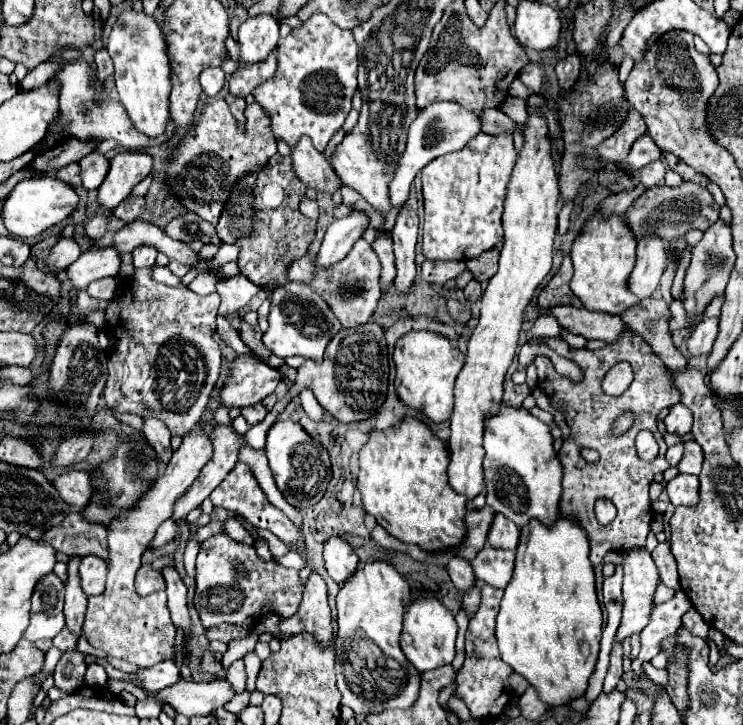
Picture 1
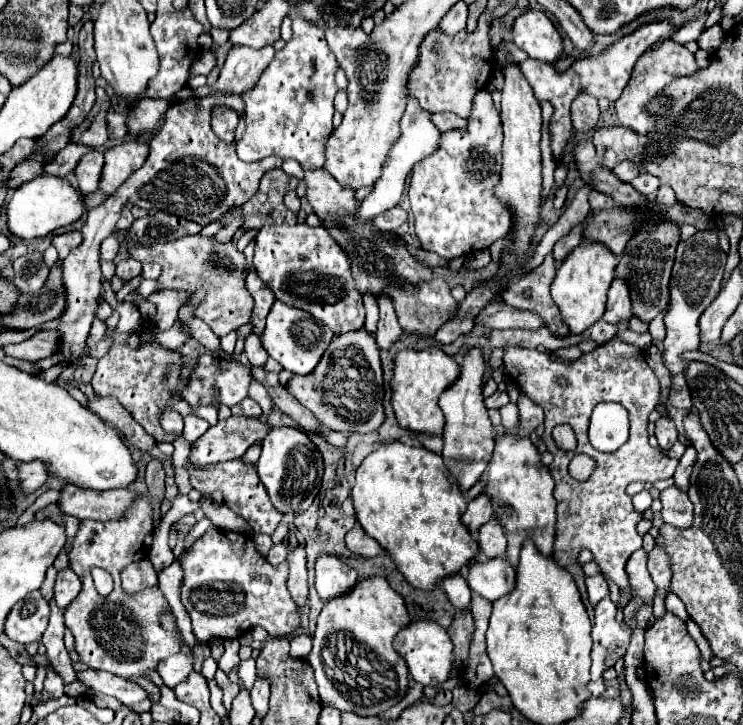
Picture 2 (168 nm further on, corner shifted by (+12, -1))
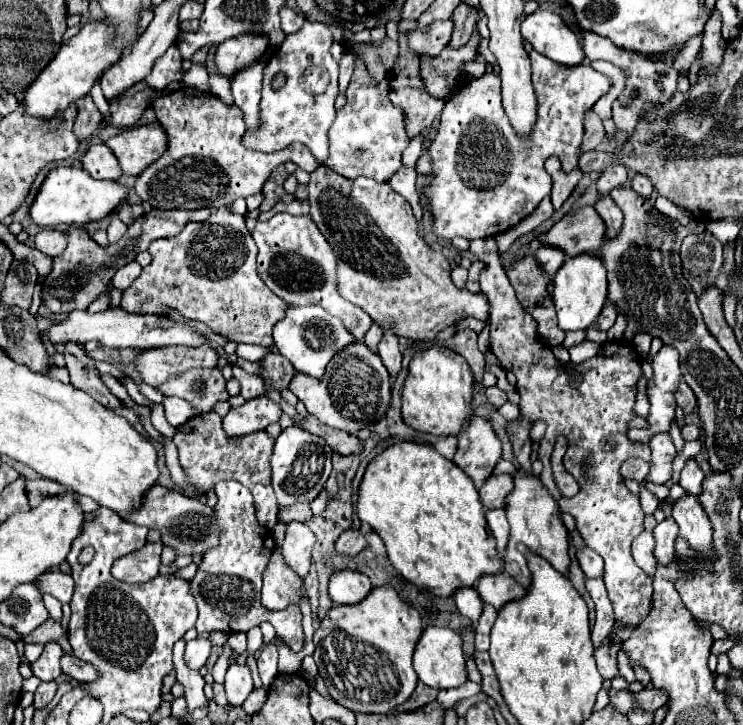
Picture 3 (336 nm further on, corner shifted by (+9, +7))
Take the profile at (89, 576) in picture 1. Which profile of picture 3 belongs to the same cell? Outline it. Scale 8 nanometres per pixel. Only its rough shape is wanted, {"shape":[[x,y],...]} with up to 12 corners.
{"shape":[[43,574],[41,592],[69,604],[75,588],[71,574]]}

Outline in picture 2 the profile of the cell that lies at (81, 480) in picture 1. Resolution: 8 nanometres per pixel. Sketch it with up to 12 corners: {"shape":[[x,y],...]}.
{"shape":[[64,486],[58,506],[76,518],[118,520],[130,490]]}

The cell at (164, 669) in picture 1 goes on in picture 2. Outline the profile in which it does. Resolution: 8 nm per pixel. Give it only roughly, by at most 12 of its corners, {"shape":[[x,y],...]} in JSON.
{"shape":[[174,654],[158,664],[170,688],[194,670],[194,656]]}

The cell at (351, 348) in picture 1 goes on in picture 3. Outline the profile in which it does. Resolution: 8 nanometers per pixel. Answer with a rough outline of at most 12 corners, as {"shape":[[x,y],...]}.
{"shape":[[359,340],[291,392],[323,424],[355,434],[391,406],[391,376]]}

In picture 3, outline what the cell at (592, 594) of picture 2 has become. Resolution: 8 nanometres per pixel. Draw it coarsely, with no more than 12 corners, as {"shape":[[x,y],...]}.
{"shape":[[591,548],[577,552],[587,578],[603,578],[603,558]]}

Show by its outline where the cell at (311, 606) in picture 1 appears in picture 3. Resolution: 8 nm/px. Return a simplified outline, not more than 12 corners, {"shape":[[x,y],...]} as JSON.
{"shape":[[289,522],[281,546],[285,564],[301,578],[311,566],[315,534]]}

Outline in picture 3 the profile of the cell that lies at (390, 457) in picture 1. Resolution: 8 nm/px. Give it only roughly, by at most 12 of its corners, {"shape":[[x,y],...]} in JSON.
{"shape":[[397,442],[357,516],[411,584],[477,622],[501,558],[471,478]]}

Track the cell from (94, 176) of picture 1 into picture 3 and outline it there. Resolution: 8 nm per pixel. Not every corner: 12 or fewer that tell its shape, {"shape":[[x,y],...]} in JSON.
{"shape":[[93,144],[83,168],[95,180],[117,180],[121,168],[105,144]]}

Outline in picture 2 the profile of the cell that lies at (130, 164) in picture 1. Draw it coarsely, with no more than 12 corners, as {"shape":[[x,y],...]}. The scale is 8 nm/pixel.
{"shape":[[142,140],[104,152],[100,190],[112,196],[148,158]]}

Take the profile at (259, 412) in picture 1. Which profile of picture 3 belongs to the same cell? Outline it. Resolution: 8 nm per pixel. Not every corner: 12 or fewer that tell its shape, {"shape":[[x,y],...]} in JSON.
{"shape":[[233,366],[233,376],[241,384],[241,396],[253,400],[265,394],[263,380]]}

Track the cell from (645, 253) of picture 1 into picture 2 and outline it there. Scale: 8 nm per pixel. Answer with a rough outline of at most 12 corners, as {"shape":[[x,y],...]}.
{"shape":[[616,278],[602,316],[620,324],[632,316],[626,282]]}

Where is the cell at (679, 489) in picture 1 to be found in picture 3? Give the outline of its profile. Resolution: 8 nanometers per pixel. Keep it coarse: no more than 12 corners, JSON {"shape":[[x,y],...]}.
{"shape":[[685,494],[671,516],[679,534],[703,554],[711,550],[711,524],[697,496]]}

